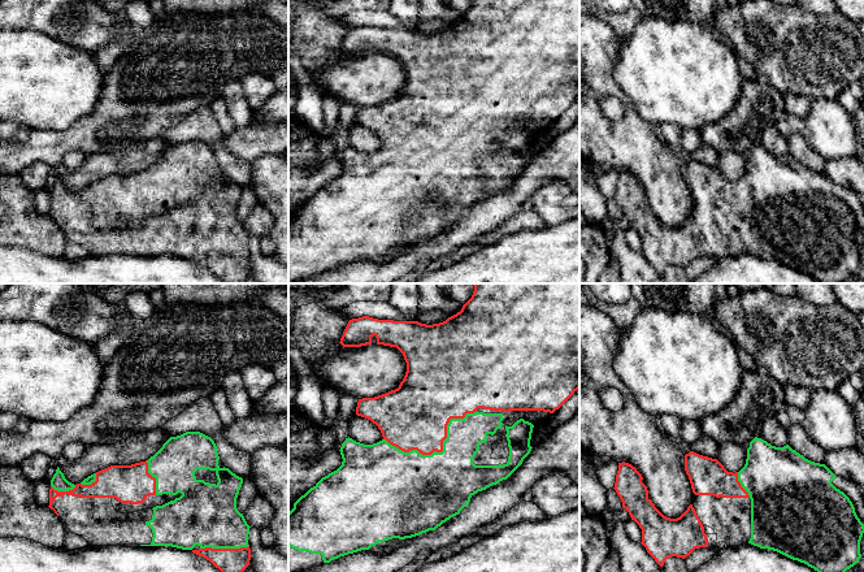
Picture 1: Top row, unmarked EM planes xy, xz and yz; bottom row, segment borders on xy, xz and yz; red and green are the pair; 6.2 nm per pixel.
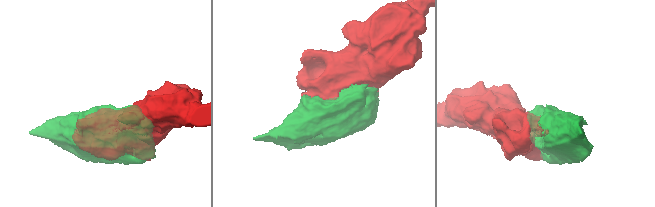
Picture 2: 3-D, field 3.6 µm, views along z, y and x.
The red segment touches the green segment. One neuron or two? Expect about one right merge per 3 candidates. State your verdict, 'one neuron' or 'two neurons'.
one neuron

